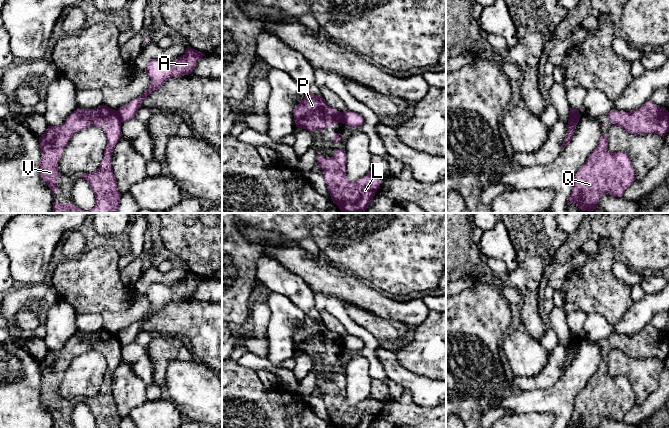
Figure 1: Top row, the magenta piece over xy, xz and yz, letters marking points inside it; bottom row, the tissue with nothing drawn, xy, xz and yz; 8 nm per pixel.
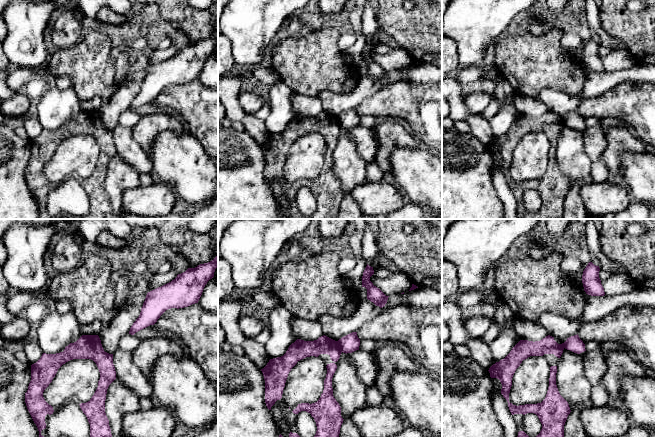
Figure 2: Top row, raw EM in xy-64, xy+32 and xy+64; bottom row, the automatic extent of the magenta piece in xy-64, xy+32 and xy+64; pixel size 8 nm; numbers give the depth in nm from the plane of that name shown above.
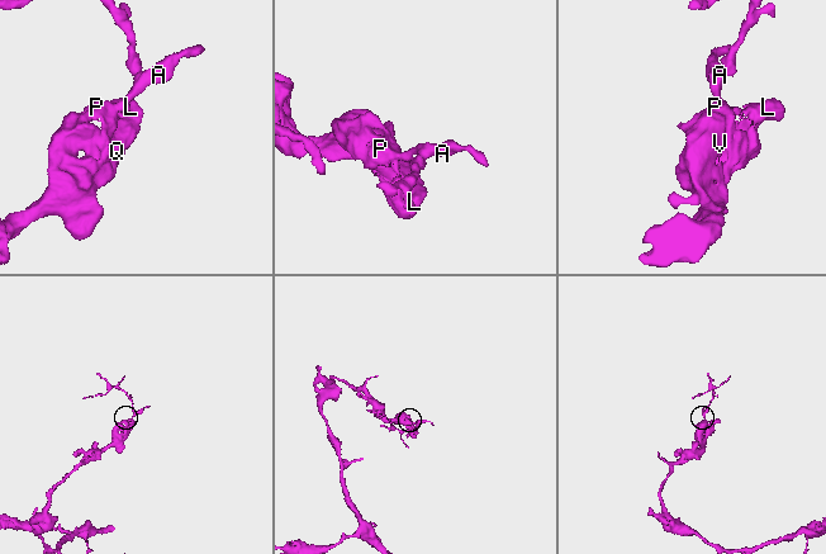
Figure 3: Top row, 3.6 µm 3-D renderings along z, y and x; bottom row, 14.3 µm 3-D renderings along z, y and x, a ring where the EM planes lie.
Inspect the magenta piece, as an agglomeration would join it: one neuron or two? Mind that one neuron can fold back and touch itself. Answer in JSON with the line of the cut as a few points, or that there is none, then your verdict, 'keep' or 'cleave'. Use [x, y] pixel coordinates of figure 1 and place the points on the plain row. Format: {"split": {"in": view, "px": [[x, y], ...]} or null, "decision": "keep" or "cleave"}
{"split": {"in": "xz", "px": [[342, 337], [342, 345], [344, 347]]}, "decision": "cleave"}

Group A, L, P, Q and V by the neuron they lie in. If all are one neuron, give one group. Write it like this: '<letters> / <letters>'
A / L P Q V

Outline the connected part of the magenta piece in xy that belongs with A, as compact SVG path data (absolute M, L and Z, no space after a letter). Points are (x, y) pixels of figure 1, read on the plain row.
M187 270L185 278L173 285L151 284L145 293L151 303L151 309L139 321L136 321L117 334L121 344L128 345L134 343L138 333L141 331L142 325L159 313L168 303L192 298L193 293L203 280L205 280L204 277Z

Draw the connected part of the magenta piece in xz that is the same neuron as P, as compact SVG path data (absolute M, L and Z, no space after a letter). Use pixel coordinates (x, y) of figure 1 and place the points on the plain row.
M306 316L304 323L293 334L296 351L308 355L332 351L343 346L343 337L330 331L321 319Z

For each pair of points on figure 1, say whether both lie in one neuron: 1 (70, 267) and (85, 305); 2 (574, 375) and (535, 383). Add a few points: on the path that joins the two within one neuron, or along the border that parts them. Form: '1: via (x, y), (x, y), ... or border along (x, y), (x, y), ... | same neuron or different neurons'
1: via (74, 276), (85, 287), (85, 296) | same neuron
2: border along (563, 373), (550, 387), (538, 389) | different neurons

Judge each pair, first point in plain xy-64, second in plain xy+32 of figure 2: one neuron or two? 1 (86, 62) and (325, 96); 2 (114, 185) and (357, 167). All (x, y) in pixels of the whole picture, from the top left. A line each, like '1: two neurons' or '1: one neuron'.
1: two neurons
2: one neuron

